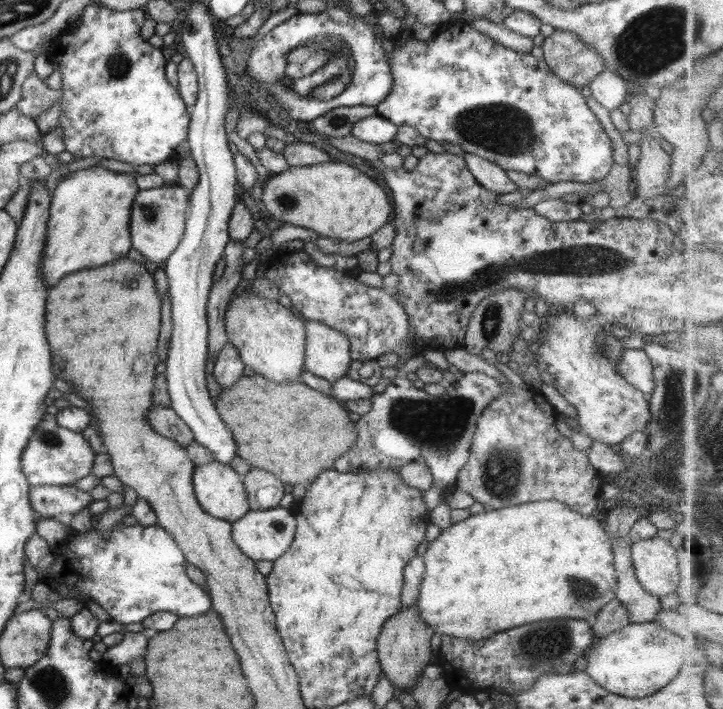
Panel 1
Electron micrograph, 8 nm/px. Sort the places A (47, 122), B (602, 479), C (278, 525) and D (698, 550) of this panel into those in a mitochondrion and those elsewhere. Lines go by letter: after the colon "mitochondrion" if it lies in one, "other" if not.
A: other
B: other
C: mitochondrion
D: mitochondrion

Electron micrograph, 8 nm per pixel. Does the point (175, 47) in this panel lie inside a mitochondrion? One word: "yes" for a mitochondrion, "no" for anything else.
no

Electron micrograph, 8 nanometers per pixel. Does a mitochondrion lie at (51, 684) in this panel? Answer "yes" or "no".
yes

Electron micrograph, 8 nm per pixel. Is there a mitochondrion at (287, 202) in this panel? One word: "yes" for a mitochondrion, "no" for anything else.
yes

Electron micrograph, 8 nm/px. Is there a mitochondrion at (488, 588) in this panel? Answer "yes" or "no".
no

